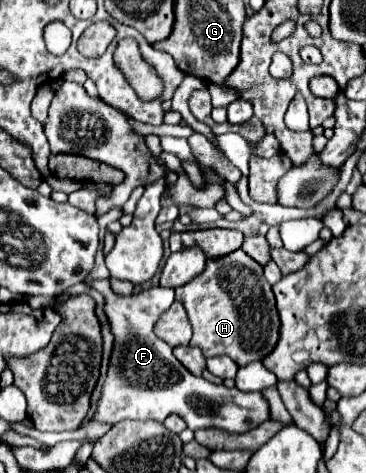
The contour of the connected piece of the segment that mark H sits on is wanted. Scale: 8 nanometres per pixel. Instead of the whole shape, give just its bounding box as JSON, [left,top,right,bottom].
[176,250,280,366]

